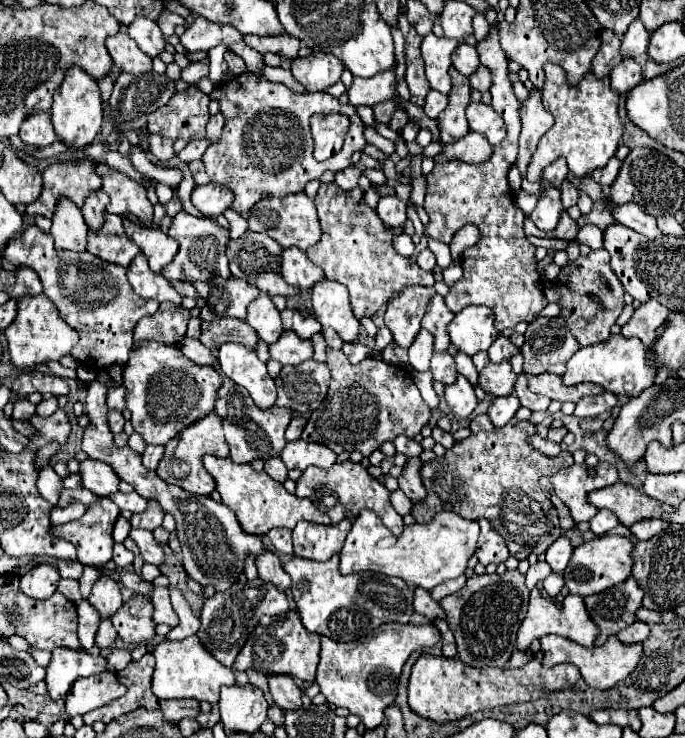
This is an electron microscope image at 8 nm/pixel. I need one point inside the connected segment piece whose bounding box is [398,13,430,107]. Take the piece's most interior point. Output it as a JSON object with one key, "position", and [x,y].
{"position":[417,83]}

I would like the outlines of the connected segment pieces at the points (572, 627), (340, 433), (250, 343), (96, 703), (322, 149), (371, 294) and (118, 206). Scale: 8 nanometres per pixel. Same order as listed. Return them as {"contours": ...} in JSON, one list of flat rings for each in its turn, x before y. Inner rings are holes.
{"contours":[[[532,589,530,593,530,603,528,603,528,613,518,629,518,639,516,639,516,647,520,651,528,649,530,643,534,639,540,639,542,635,548,635,548,633,554,633,554,635,560,635,564,639,570,639,570,641,576,641,580,643,582,647,594,647,594,641,598,637,598,629,596,625,590,621,588,613,586,613,586,607,584,607,584,599,582,597,576,597,576,595,566,595,564,601,562,601,562,607,558,607,552,599,546,599,542,597,542,593,538,589]],[[326,349,326,365,332,381,326,399,312,411,302,439,320,443,336,451,352,453,354,449,368,457,384,441,394,441,398,435,414,439,430,421,430,407,420,397,418,387,400,367,368,357,358,365,350,365,340,349]],[[222,317,210,323,202,323,200,341,210,349,218,349,222,343,234,341,254,351,258,337,256,337,256,331,248,323,240,319,232,319,232,317]],[[110,671,76,679,66,695,66,713,70,717,84,715,122,697,126,691,128,689]],[[340,113,314,115,312,117,312,139,314,139,314,157,324,161,336,155,342,149,342,141,348,133,350,119]],[[336,183,322,185,314,203,322,225,322,237,306,251,306,255,312,263,324,269,326,279,348,287,350,305,358,319,372,317,380,305,388,303,408,285,434,285,432,273,422,271,416,263,394,251,392,237,400,235,402,229,388,231,376,211,364,203,364,191,360,187,342,191]],[[100,161,96,165,96,173,102,177,104,185,102,191,110,197,110,203,106,207,108,213,116,213,116,215,134,215,138,217,140,223,150,225,152,217,154,217,154,207,146,197,146,189,132,181,130,177,126,177,120,171,110,169,104,161]]]}

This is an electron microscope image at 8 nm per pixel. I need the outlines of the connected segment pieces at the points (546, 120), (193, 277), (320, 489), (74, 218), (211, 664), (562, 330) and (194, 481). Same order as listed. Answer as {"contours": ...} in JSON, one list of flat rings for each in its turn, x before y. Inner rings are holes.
{"contours":[[[532,89,530,99,522,103,522,133,520,133,520,153,516,159,516,167,520,169,520,175,526,175,526,169,530,165,532,153,536,151,536,145,540,137,554,125,552,113,548,113,540,103,540,91]],[[180,211,172,219,168,235,174,237,180,243,180,251,174,257,174,261,162,269,162,275,168,281,188,281,188,283,194,283,194,281,210,281,216,275,220,275,222,279,230,277,228,259,226,259,226,253,224,253,230,237,228,237,228,231,224,227,220,227,214,219,194,217,190,213,186,213,186,211]],[[344,461,340,465,332,465,330,469,308,467,296,481,296,495,310,499,322,513,326,513,332,519,332,525,338,525,342,519,356,519,362,509,370,509,394,535,400,535,404,527,402,517,390,505,390,491,384,487,384,483,374,479,362,463]],[[60,199,56,213,52,217,52,237,56,243,56,249,68,249,68,251,86,251,86,237,88,227,84,223,82,211,72,203]],[[196,635,186,637,182,641,162,641,154,647,156,657,156,669,152,679,152,691,158,699,196,699,196,701,208,701,214,705,220,695,222,685,234,685,236,677,232,669,220,665,214,657,206,653,206,649,200,645,200,639]],[[538,317,524,333,524,373,540,375,554,363,566,363,578,349,578,341,560,317]],[[214,411,208,417,202,417,200,421,196,421,196,425,190,425,188,429,184,429,184,433,174,437,166,445,164,459,160,461,156,473,166,483,178,485,178,487,182,487,194,495,210,495,214,491,214,479,202,465,202,457,206,453,212,453,218,457,228,457,228,443,226,443,224,433,222,433,222,421,220,421,220,417,216,417]]]}

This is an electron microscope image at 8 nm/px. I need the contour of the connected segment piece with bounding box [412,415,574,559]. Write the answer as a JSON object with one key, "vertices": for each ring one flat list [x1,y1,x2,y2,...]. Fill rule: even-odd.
{"vertices":[[478,415,472,419,470,429,472,435,466,437,472,447,470,451,460,451,460,443,446,451,444,457,424,463,422,483,428,495,412,507,414,519,428,523,440,511,454,511,468,521,484,517,506,539,512,557,526,559,532,553,542,555,562,535,562,529,552,501,538,487,538,479,574,465,572,453,560,451,560,455,548,457,536,451,526,443,526,439,534,435,534,425,516,417,502,429,496,429,488,415]]}

